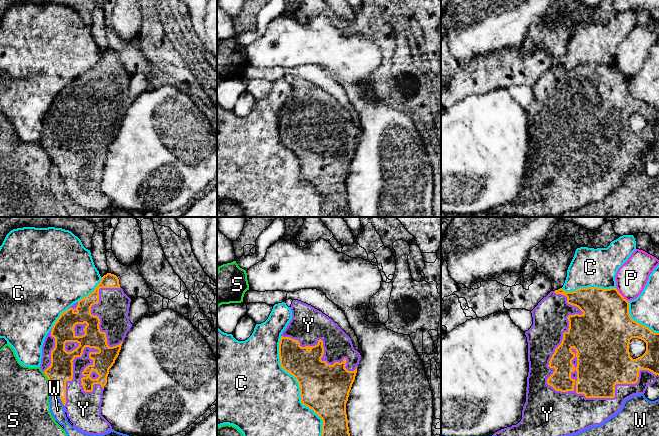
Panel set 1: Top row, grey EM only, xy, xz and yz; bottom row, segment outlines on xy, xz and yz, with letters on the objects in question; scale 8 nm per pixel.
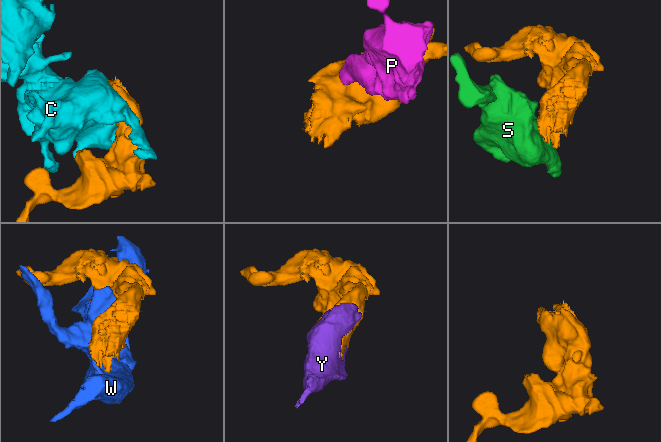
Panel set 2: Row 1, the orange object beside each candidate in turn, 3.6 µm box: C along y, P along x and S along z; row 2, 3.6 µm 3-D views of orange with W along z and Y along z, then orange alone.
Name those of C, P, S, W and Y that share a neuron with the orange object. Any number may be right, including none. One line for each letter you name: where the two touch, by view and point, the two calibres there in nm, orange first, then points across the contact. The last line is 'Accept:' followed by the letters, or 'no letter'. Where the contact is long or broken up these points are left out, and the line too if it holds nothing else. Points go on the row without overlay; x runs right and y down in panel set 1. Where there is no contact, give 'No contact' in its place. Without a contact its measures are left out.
Y: Touches orange at yz (552, 162). Thickness 170 nm (orange) against 400 nm
Accept: Y

